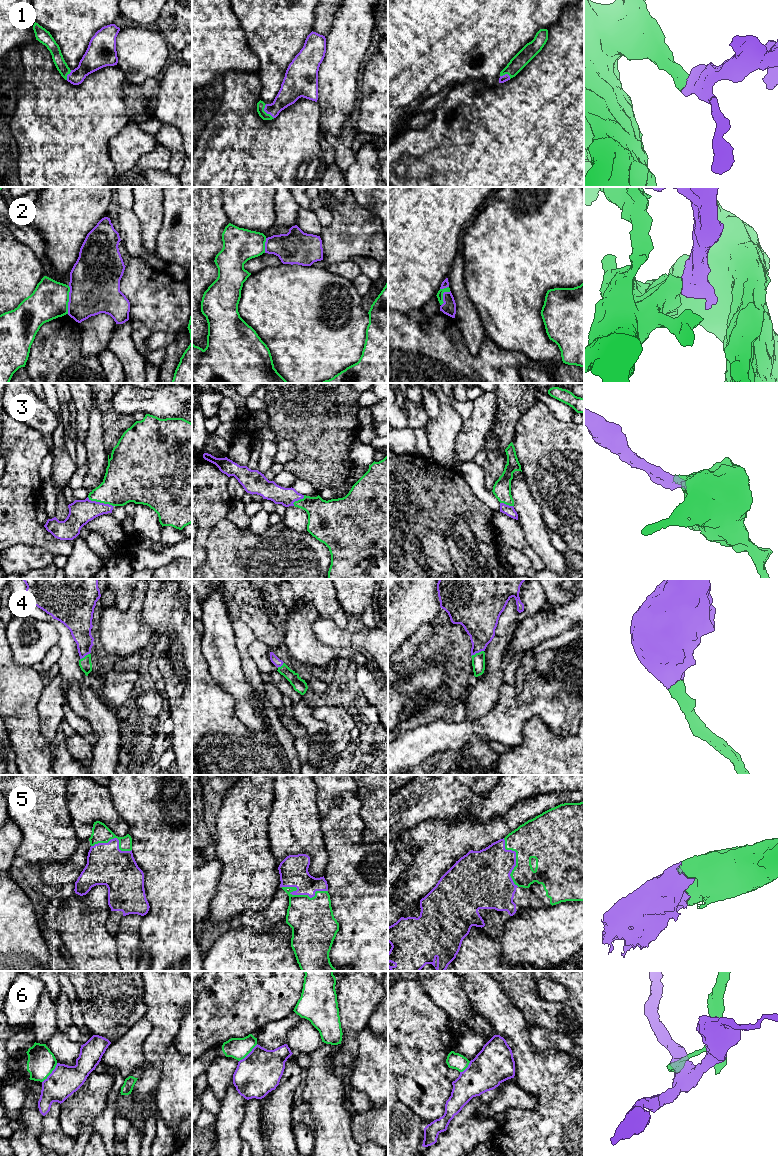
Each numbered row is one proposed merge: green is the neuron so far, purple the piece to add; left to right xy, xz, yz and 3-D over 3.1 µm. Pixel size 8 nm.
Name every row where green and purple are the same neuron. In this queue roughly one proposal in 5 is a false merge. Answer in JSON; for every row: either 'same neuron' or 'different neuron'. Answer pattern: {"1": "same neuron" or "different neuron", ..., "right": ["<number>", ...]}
{"1": "same neuron", "2": "different neuron", "3": "same neuron", "4": "same neuron", "5": "same neuron", "6": "different neuron", "right": ["1", "3", "4", "5"]}

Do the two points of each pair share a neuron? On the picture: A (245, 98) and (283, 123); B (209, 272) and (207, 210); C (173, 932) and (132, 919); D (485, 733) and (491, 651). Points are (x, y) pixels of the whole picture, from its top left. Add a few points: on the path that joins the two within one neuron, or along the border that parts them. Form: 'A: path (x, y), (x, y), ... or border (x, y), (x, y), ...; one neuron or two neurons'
A: path (246, 110), (262, 126), (271, 126); one neuron
B: path (205, 257), (205, 225); one neuron
C: border (142, 916), (139, 926), (139, 945); two neurons
D: border (499, 693), (486, 713), (466, 718); two neurons

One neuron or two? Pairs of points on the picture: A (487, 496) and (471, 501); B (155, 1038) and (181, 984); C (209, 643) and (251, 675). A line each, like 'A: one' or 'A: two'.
A: two
B: one
C: two

